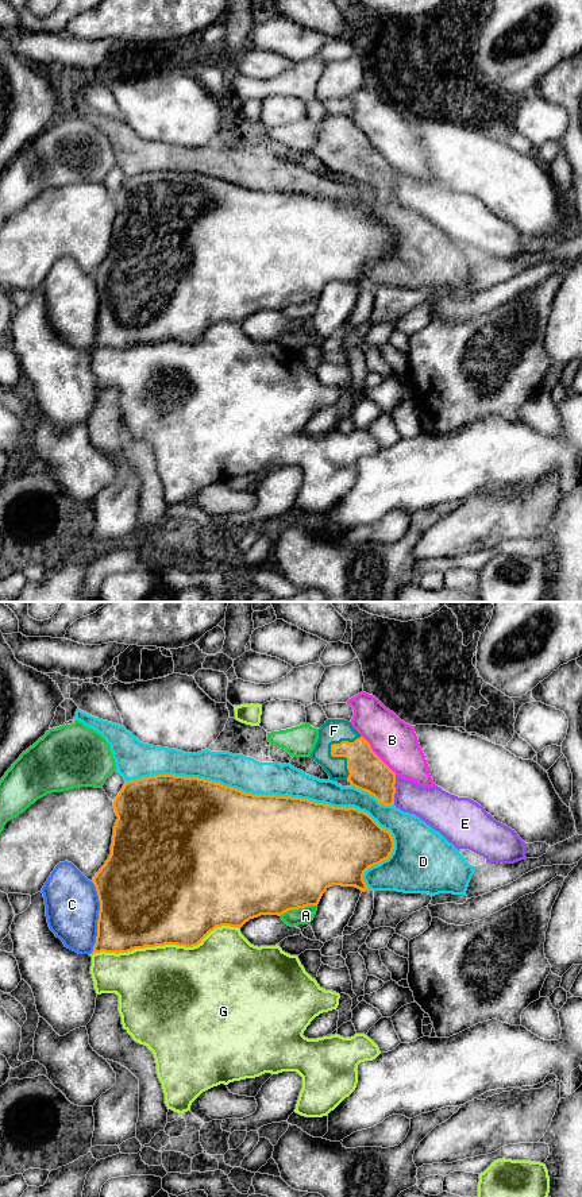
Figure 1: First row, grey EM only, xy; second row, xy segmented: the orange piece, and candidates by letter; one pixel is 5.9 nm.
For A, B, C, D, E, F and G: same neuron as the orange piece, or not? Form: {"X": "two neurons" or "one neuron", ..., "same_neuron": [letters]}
{"A": "two neurons", "B": "two neurons", "C": "two neurons", "D": "two neurons", "E": "two neurons", "F": "one neuron", "G": "two neurons", "same_neuron": ["F"]}

